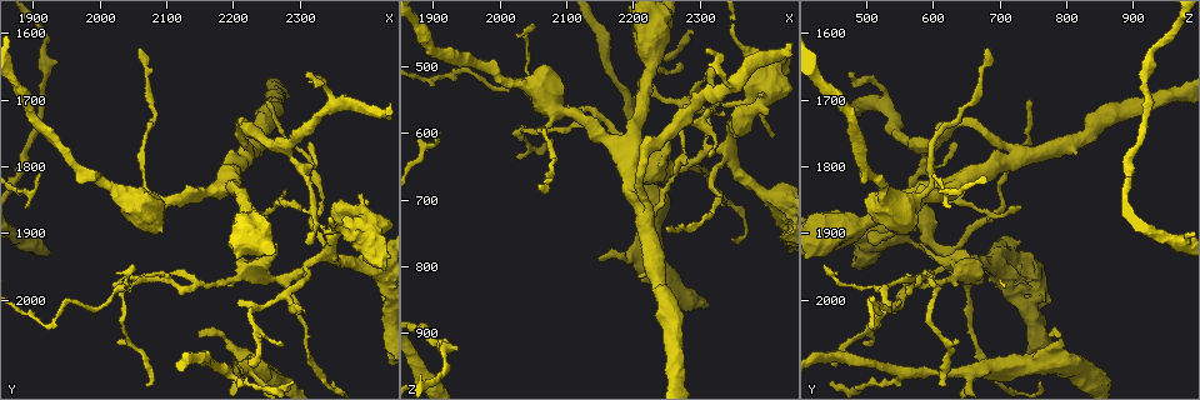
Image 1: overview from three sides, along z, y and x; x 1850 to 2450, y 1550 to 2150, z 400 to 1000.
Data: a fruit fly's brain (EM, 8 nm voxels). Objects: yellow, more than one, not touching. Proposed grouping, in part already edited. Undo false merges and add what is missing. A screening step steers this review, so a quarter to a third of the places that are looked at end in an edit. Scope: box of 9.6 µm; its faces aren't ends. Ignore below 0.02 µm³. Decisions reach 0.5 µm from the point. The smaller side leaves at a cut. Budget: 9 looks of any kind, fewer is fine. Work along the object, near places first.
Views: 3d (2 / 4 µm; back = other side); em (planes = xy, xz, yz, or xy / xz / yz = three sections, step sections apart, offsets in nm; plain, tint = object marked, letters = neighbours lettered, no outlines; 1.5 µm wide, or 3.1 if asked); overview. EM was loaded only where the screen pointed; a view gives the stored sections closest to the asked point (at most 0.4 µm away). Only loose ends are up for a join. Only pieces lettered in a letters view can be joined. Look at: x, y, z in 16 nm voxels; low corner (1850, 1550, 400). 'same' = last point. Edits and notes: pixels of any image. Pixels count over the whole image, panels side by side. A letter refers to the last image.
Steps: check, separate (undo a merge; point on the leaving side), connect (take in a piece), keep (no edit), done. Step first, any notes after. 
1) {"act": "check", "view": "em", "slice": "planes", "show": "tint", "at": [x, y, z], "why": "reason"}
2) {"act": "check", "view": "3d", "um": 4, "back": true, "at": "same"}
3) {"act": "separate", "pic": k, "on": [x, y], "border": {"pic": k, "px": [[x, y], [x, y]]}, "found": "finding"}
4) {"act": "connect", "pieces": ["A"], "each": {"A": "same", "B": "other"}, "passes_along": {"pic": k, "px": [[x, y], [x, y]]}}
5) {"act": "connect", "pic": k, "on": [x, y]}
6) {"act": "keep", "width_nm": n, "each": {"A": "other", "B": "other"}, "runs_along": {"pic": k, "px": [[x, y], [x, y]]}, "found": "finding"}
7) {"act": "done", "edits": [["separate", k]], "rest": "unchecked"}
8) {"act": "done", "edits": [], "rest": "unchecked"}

{"act": "check", "view": "3d", "um": 4, "at": [1920, 2040, 515]}

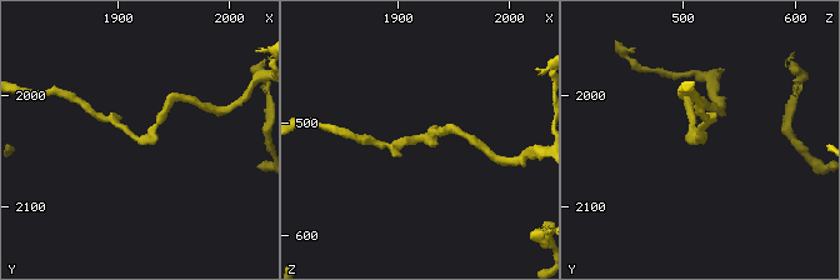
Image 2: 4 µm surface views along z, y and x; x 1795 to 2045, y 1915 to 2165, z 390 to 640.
{"act": "check", "view": "em", "slice": "planes", "show": "letters", "at": [1926, 2042, 512]}

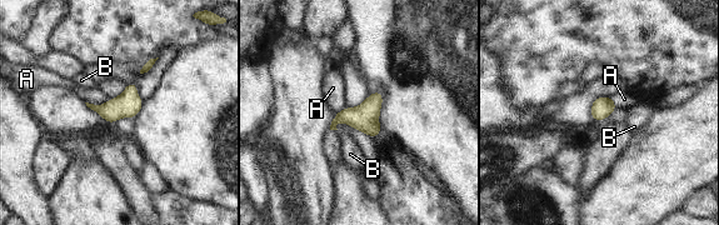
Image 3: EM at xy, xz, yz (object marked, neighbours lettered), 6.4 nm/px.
{"act": "keep", "each": {"A": "other", "B": "other"}, "border": {"pic": 3, "px": [[109, 100], [103, 104], [85, 103]]}, "found": "one neuron here"}

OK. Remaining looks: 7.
{"act": "check", "view": "3d", "um": 2, "at": [2290, 2120, 445], "why": "free end"}

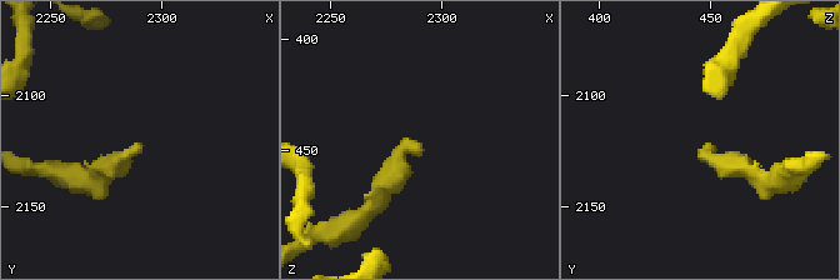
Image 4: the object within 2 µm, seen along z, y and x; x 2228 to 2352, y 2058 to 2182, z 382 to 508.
{"act": "check", "view": "em", "slice": "xz", "step": 4, "show": "tint", "at": [2290, 2123, 447], "why": "shape alone is not enough"}

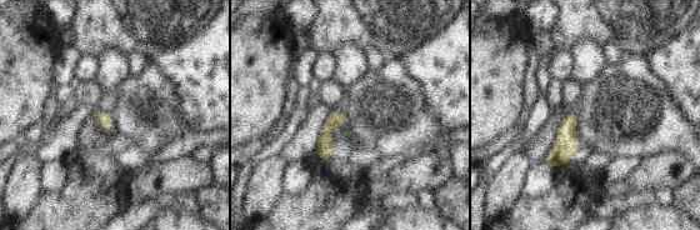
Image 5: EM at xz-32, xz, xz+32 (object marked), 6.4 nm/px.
{"act": "check", "view": "em", "slice": "planes", "show": "letters", "at": "same"}

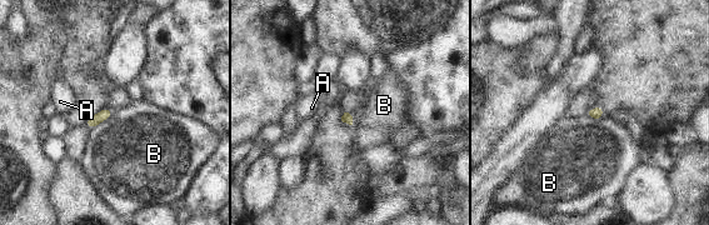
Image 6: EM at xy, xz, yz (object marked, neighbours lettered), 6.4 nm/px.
{"act": "keep", "each": {"A": "other", "B": "other"}, "border": {"pic": 6, "px": [[101, 121], [89, 129]]}, "found": "no lettered piece goes on from it"}

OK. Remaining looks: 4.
{"act": "check", "view": "3d", "um": 4, "back": true, "at": [2405, 1945, 695], "why": "thick turns thin"}

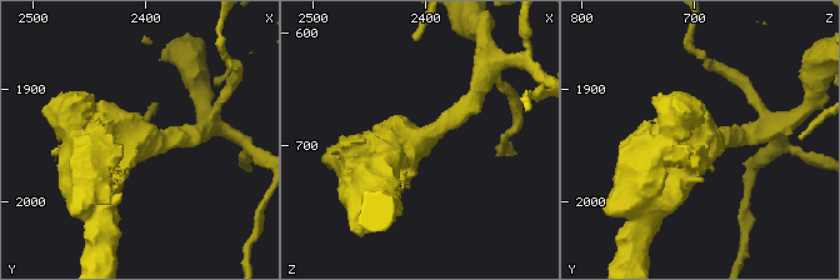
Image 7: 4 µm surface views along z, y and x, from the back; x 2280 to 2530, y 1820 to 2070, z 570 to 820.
{"act": "check", "view": "em", "slice": "xz", "step": 8, "show": "tint", "at": [2402, 1948, 692], "arms": 3, "arm_widths_nm": [280, 480, 550]}

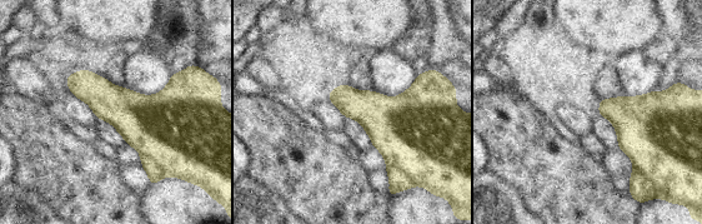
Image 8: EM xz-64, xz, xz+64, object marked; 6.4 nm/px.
{"act": "check", "view": "em", "slice": "planes", "show": "letters", "at": "same"}

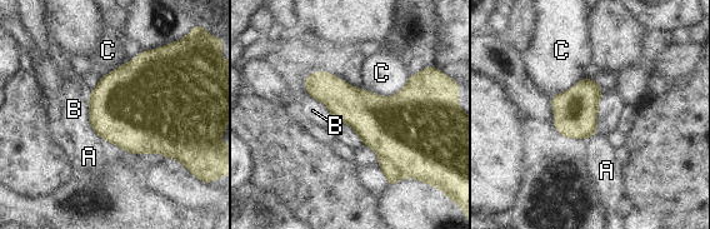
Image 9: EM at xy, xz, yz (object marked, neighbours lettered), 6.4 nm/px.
{"act": "keep", "each": {"A": "other", "B": "other", "C": "other"}, "border": {"pic": 9, "px": [[410, 74], [391, 95], [360, 88]]}, "found": "continuous, no second neuron"}

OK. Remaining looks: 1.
{"act": "done", "edits": [], "rest": "unchecked"}

